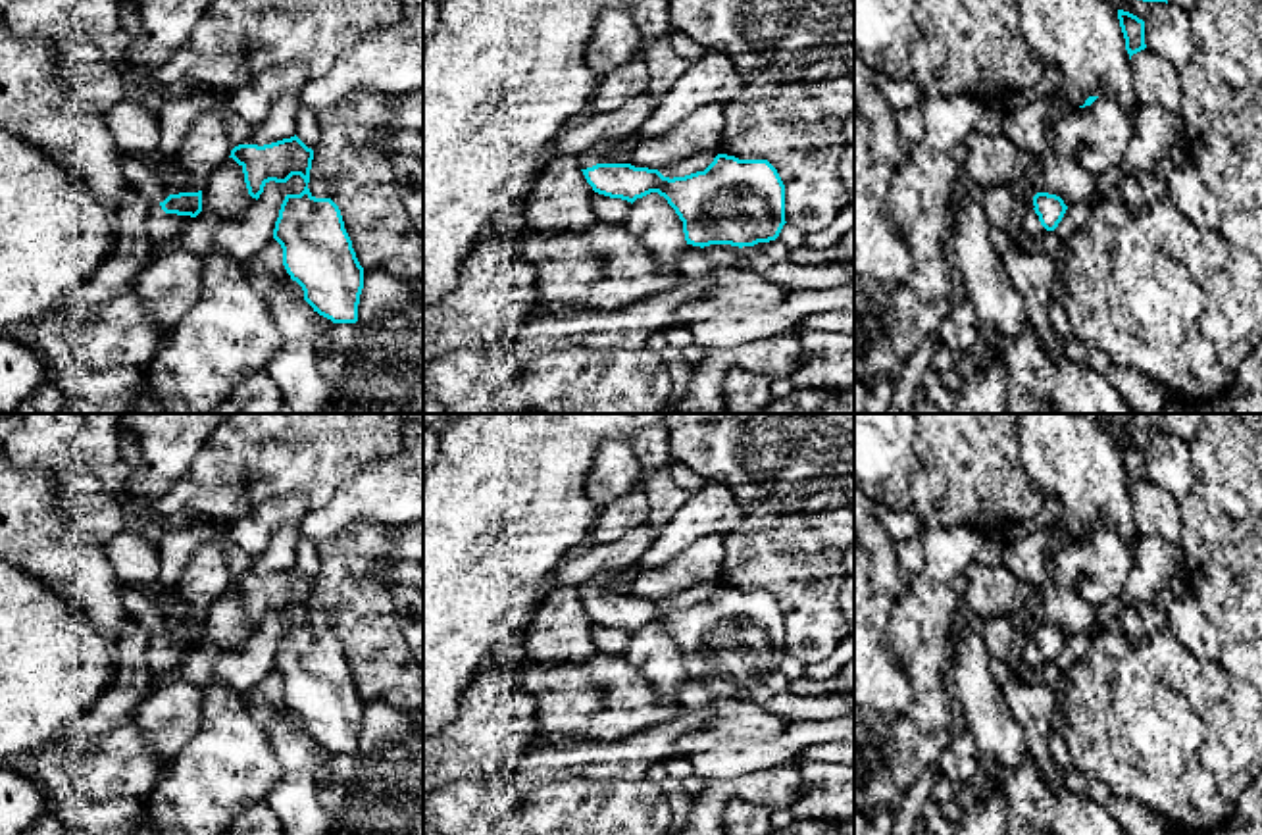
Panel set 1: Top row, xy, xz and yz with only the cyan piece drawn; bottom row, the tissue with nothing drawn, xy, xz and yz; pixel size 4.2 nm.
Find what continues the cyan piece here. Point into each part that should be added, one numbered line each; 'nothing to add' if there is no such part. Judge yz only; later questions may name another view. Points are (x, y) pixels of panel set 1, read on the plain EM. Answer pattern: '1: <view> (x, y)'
1: yz (1032, 660)

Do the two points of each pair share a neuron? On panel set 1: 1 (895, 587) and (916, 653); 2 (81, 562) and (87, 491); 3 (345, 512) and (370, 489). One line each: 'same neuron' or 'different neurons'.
1: different neurons
2: different neurons
3: same neuron

